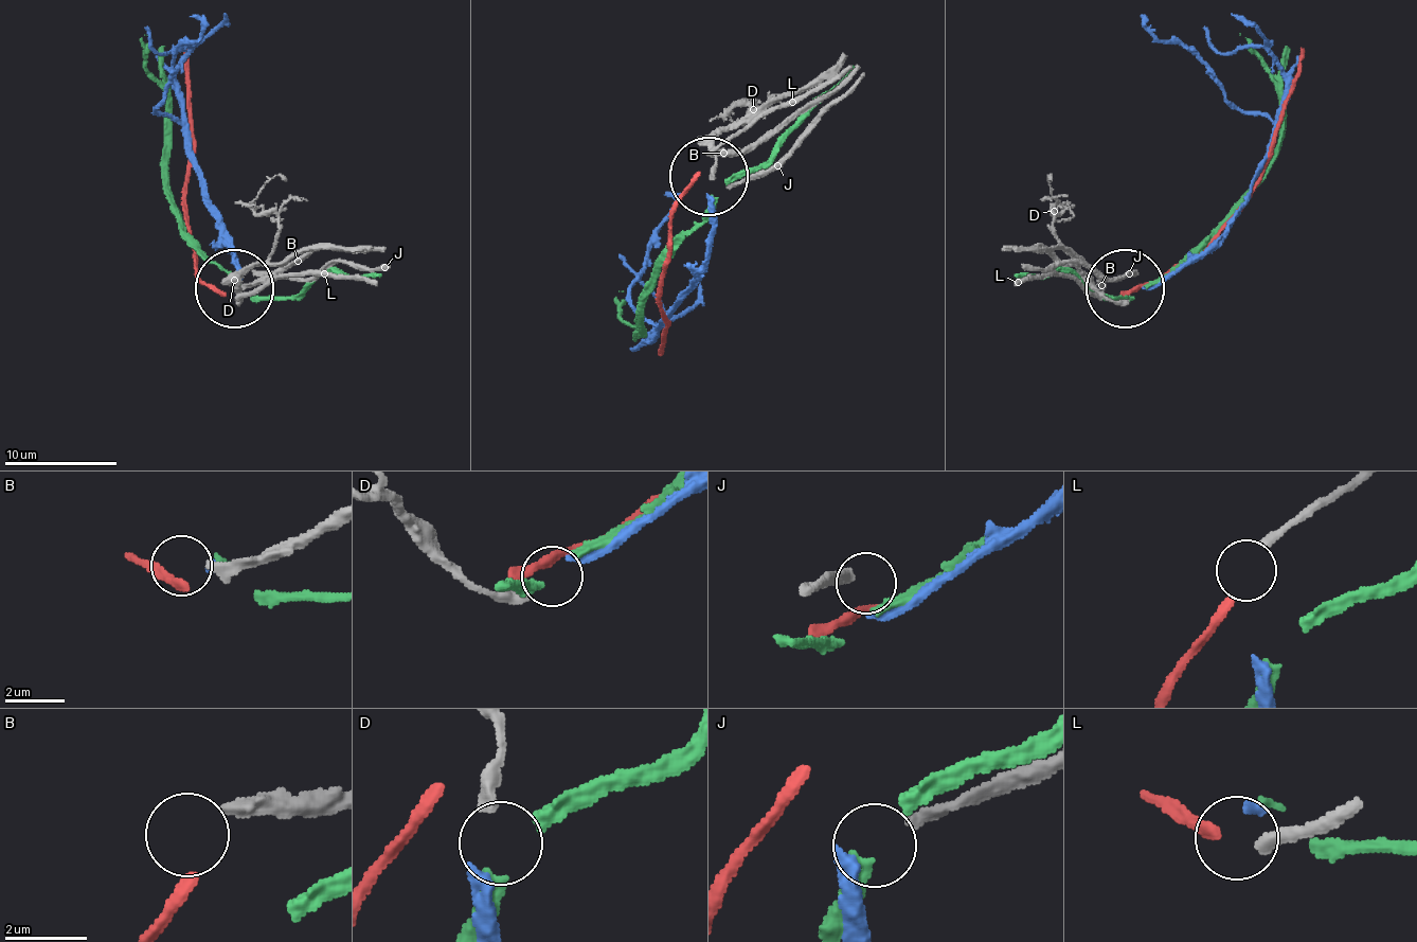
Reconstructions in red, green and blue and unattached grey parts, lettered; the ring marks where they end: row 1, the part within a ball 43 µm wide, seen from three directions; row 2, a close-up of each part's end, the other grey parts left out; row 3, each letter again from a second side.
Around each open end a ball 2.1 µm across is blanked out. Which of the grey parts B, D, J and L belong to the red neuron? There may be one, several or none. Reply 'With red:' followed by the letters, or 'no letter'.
With red: L

